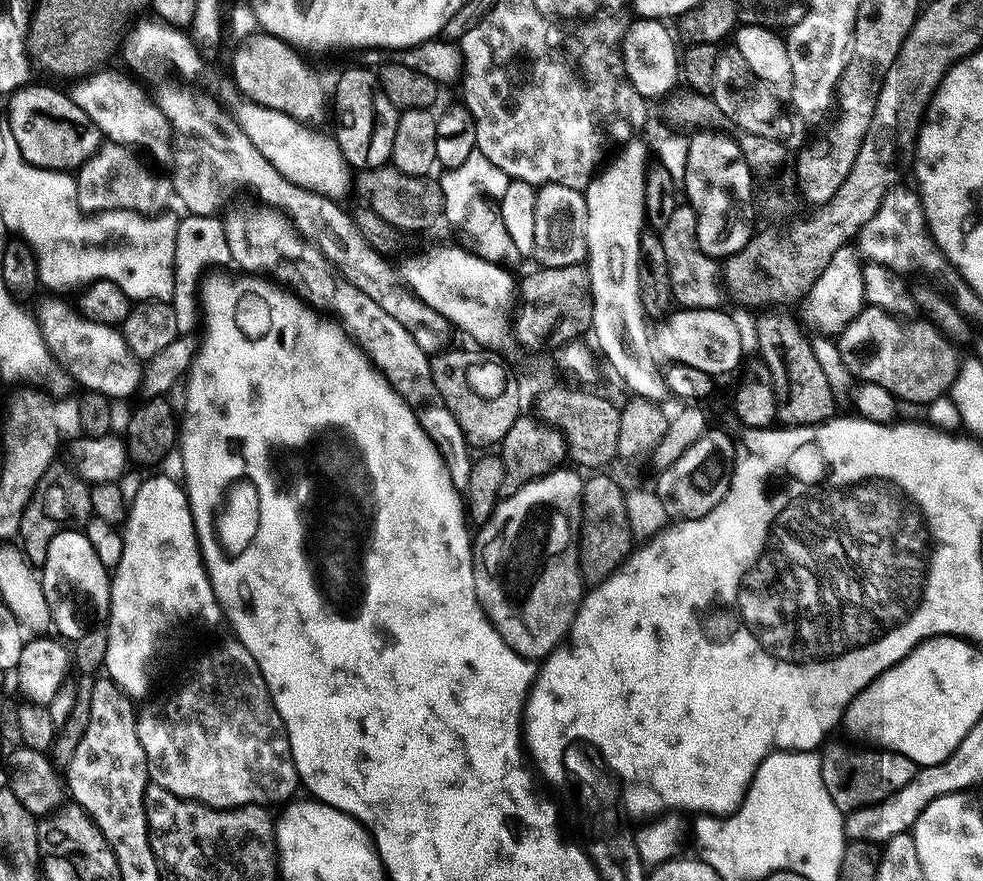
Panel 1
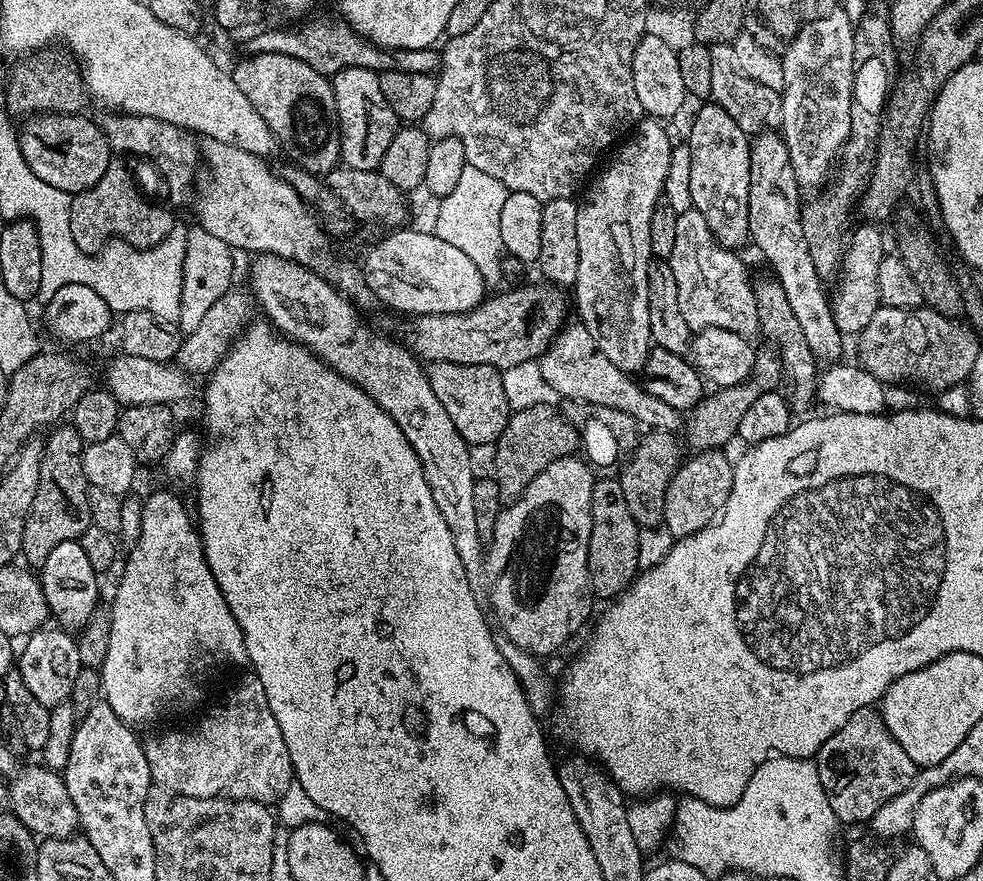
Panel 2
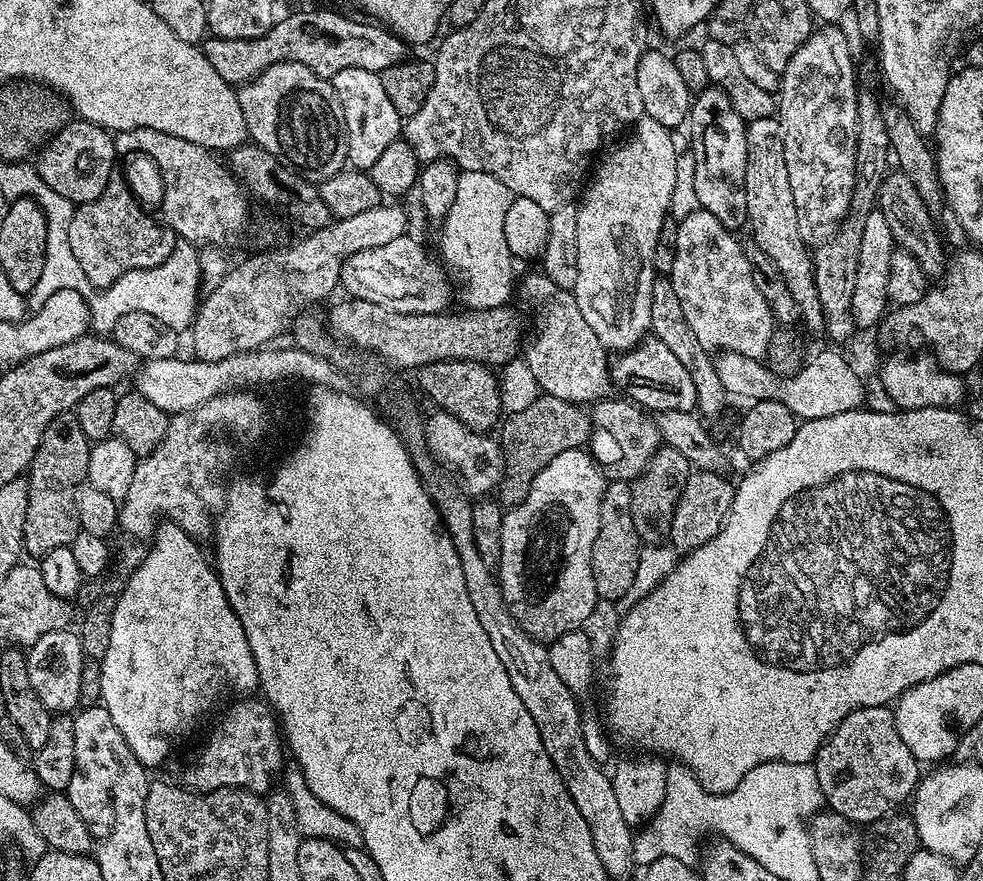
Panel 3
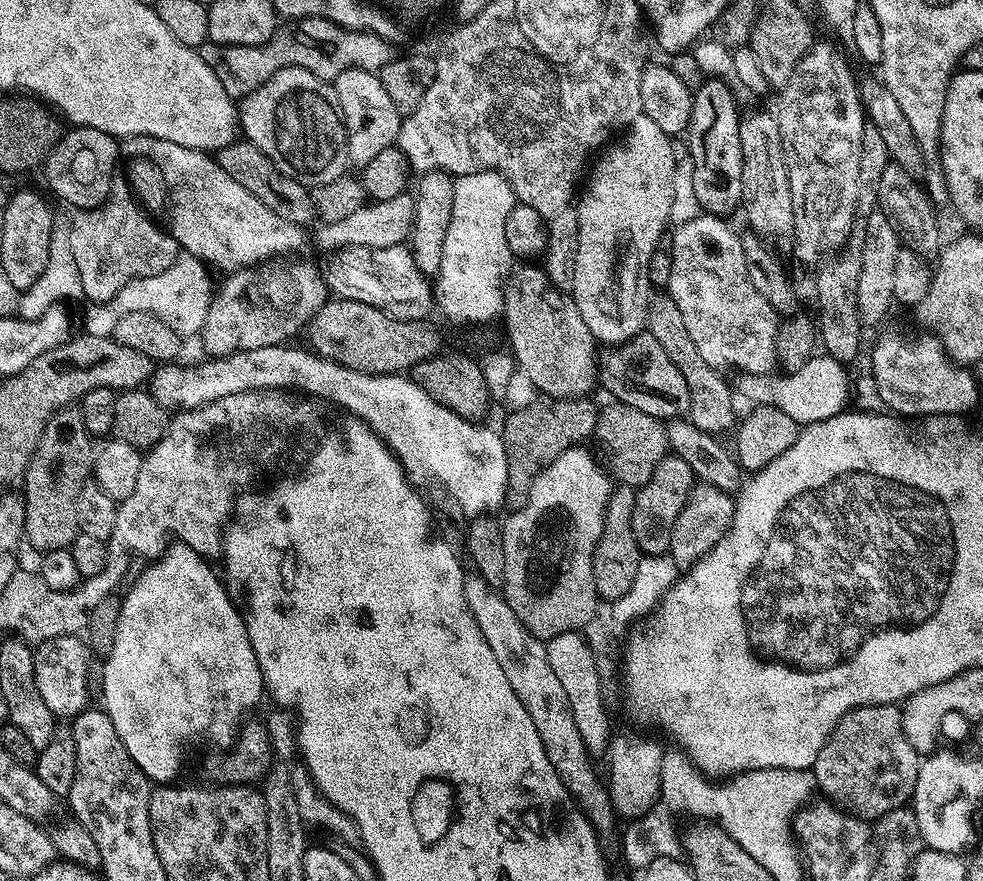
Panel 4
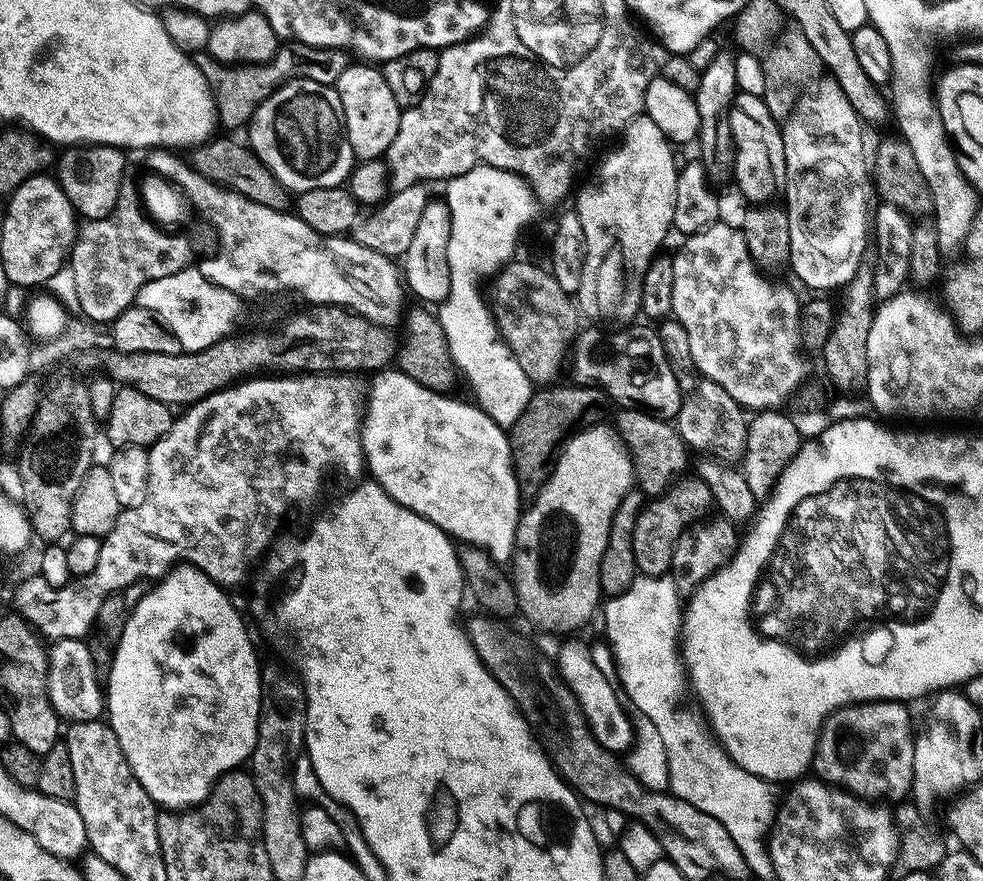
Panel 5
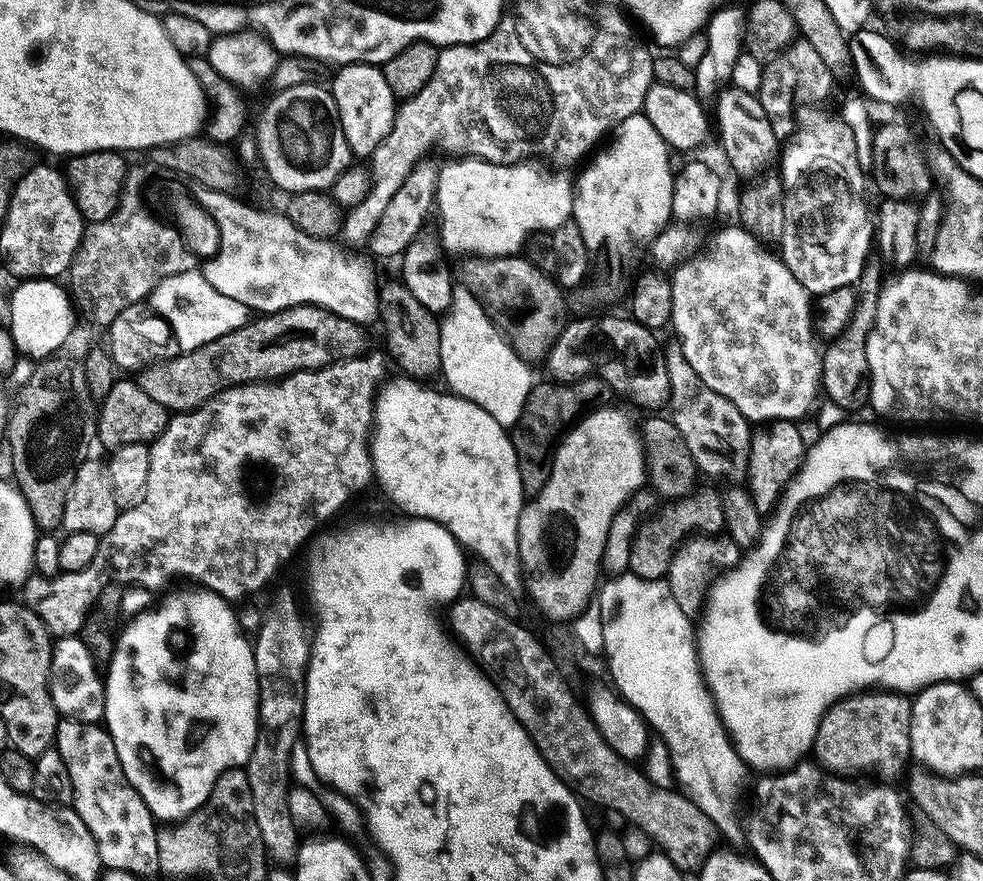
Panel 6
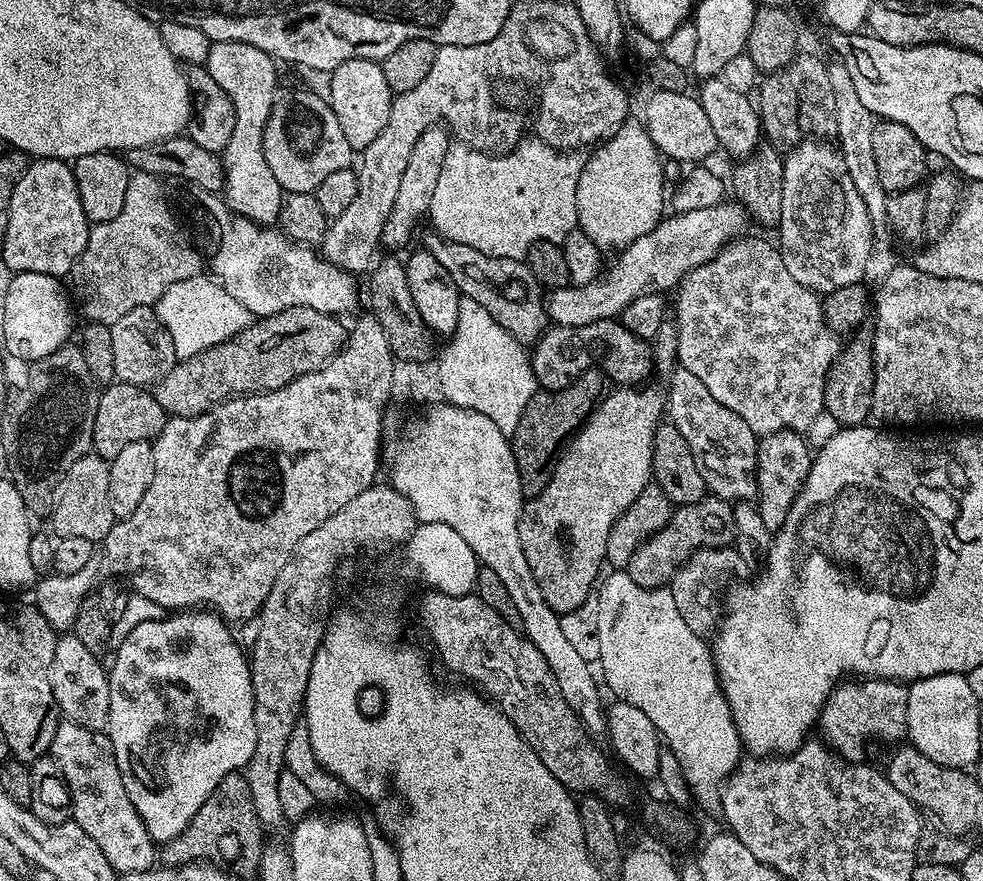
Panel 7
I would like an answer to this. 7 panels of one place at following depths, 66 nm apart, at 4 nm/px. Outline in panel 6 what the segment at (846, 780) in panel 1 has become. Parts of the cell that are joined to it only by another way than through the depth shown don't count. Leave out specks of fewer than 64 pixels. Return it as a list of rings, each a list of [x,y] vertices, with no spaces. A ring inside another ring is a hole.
[[[865,690],[859,694],[845,696],[844,699],[839,700],[832,705],[820,720],[818,726],[818,734],[816,735],[816,743],[814,745],[814,760],[824,769],[825,773],[834,776],[843,776],[845,778],[860,778],[856,776],[873,776],[873,781],[876,782],[896,782],[900,775],[905,775],[904,767],[910,764],[912,760],[912,747],[910,746],[910,718],[912,717],[912,700],[907,695],[898,692],[889,692],[887,690]]]

